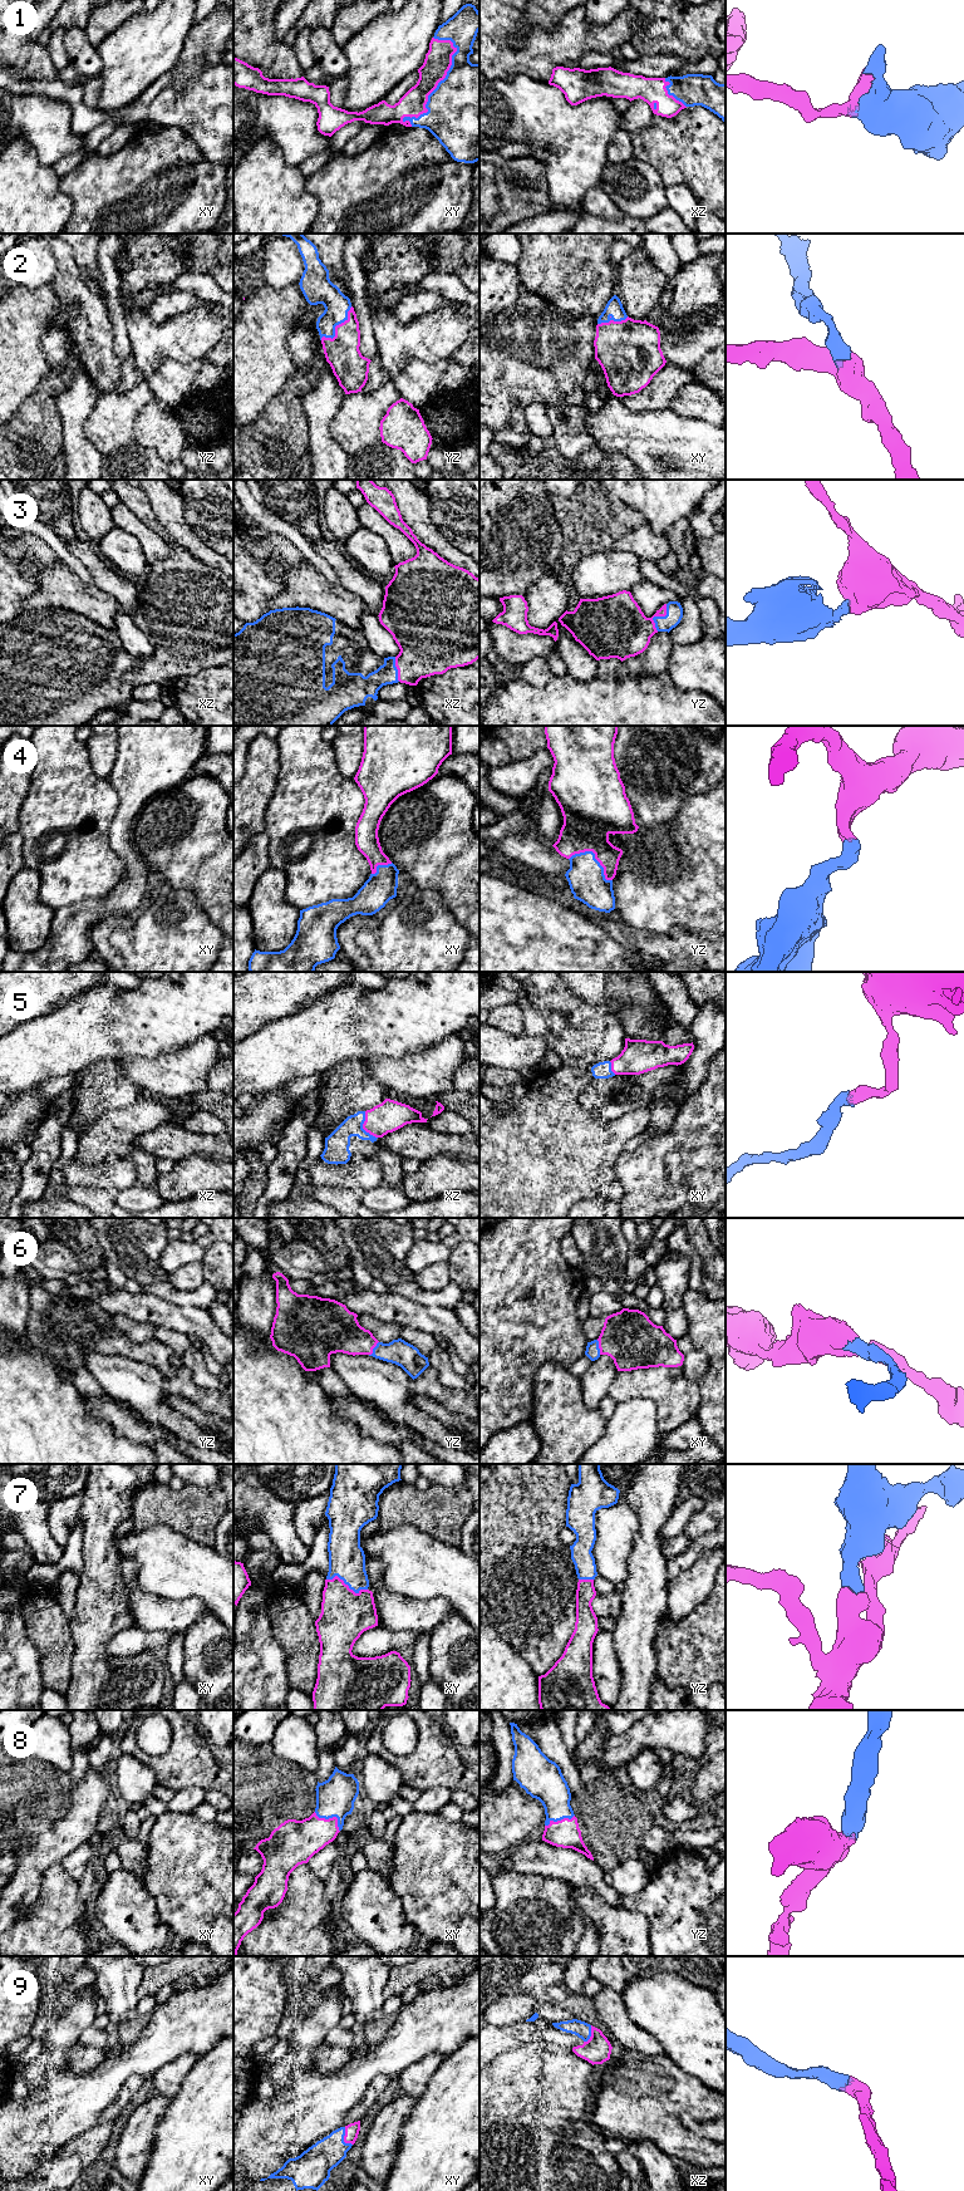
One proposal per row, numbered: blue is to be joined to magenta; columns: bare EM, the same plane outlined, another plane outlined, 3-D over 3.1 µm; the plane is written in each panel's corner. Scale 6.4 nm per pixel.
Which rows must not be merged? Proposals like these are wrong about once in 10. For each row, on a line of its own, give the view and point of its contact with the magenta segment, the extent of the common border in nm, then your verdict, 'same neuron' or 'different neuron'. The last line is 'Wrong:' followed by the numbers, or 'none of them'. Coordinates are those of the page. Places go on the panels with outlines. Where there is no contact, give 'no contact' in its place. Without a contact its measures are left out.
1: xy (434, 88) | 600 nm | same neuron
2: yz (335, 327) | 300 nm | same neuron
3: yz (658, 615) | 190 nm | same neuron
4: yz (595, 856) | 320 nm | same neuron
5: xz (363, 1126) | 190 nm | same neuron
6: yz (373, 1347) | 110 nm | same neuron
7: xy (347, 1585) | 280 nm | same neuron
8: xy (332, 1818) | 200 nm | same neuron
9: xy (344, 2138) | 130 nm | same neuron
Wrong: none of them

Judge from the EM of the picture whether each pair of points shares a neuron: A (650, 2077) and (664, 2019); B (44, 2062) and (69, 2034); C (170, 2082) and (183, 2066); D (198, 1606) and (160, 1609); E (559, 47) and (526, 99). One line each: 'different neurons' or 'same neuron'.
A: different neurons
B: same neuron
C: same neuron
D: same neuron
E: different neurons

